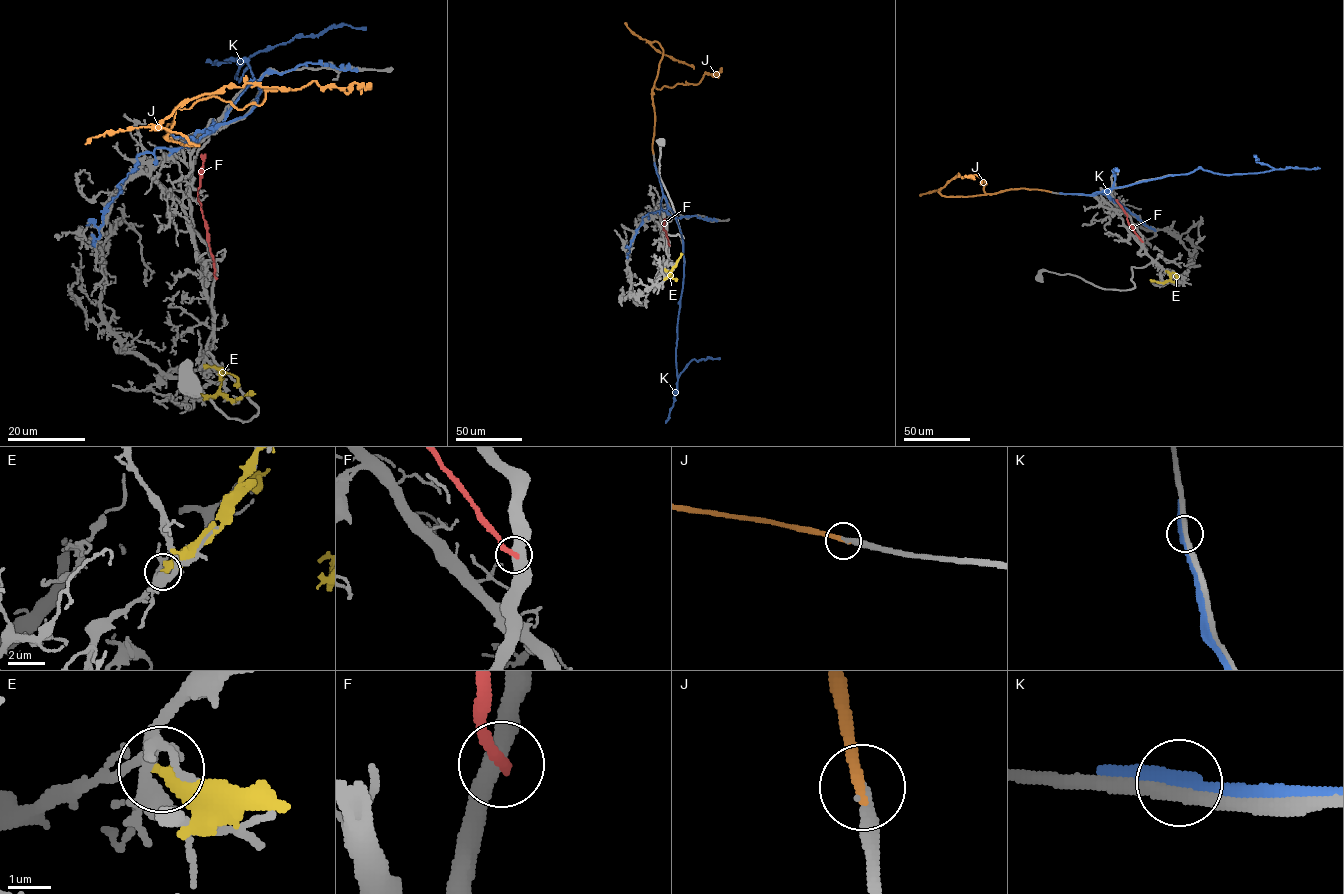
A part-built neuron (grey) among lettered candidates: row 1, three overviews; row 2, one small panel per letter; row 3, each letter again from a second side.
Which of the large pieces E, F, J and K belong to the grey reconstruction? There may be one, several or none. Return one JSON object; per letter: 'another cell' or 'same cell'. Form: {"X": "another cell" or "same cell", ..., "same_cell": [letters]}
{"E": "another cell", "F": "another cell", "J": "same cell", "K": "another cell", "same_cell": ["J"]}

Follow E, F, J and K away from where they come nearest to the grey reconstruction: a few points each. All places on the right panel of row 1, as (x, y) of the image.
E: (1177, 280), (1158, 282), (1150, 279)
F: (1142, 241), (1116, 199)
J: (1050, 192), (1015, 189), (946, 197), (938, 192), (955, 176), (966, 177)
K: (1062, 193), (1091, 195), (1169, 175), (1187, 174), (1199, 168), (1226, 175), (1274, 169), (1257, 162), (1255, 157)

